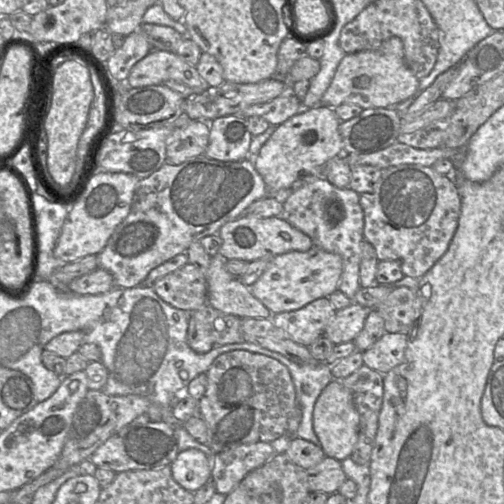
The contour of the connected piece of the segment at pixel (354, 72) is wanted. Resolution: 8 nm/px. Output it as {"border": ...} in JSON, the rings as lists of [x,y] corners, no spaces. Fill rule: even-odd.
{"border":[[[393,36],[377,49],[346,54],[323,94],[320,105],[335,108],[342,104],[354,104],[363,110],[387,108],[412,97],[418,90],[419,81],[405,62],[402,40]]]}

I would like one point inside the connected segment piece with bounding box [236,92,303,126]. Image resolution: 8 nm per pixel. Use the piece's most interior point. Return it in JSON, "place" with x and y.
{"place":[277,111]}

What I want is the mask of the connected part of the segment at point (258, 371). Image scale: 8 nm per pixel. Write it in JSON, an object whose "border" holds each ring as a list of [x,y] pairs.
{"border":[[[234,350],[218,356],[206,375],[207,387],[198,402],[198,414],[206,423],[209,437],[206,446],[214,455],[242,444],[271,443],[287,433],[289,418],[298,401],[291,374],[285,365],[263,354]]]}

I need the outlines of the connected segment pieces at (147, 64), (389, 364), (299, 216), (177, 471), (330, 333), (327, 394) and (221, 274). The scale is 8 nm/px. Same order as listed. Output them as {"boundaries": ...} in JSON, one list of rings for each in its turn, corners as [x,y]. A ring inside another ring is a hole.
{"boundaries":[[[[154,49],[133,66],[127,83],[131,88],[140,88],[162,84],[167,80],[175,80],[192,88],[203,88],[203,91],[208,87],[196,67],[173,52]]],[[[385,333],[363,353],[363,364],[385,375],[403,363],[408,344],[407,333]]],[[[309,176],[302,177],[294,188],[285,193],[282,202],[283,212],[278,217],[308,235],[314,246],[342,258],[343,271],[338,290],[352,300],[360,289],[361,242],[364,239],[364,212],[360,205],[360,194],[350,188],[340,189],[322,176]]],[[[192,448],[180,451],[170,464],[173,479],[194,493],[211,479],[211,460],[202,451]]],[[[353,302],[350,306],[337,310],[322,336],[334,345],[353,341],[363,329],[370,310]]],[[[334,379],[323,389],[313,410],[313,429],[326,457],[340,462],[350,457],[358,440],[359,427],[360,416],[351,392],[340,380]]],[[[219,255],[212,256],[211,263],[206,273],[207,280],[207,304],[226,314],[243,318],[270,318],[271,311],[258,300],[251,292],[250,287],[245,286],[239,279],[239,276],[230,274],[224,260]]]]}

